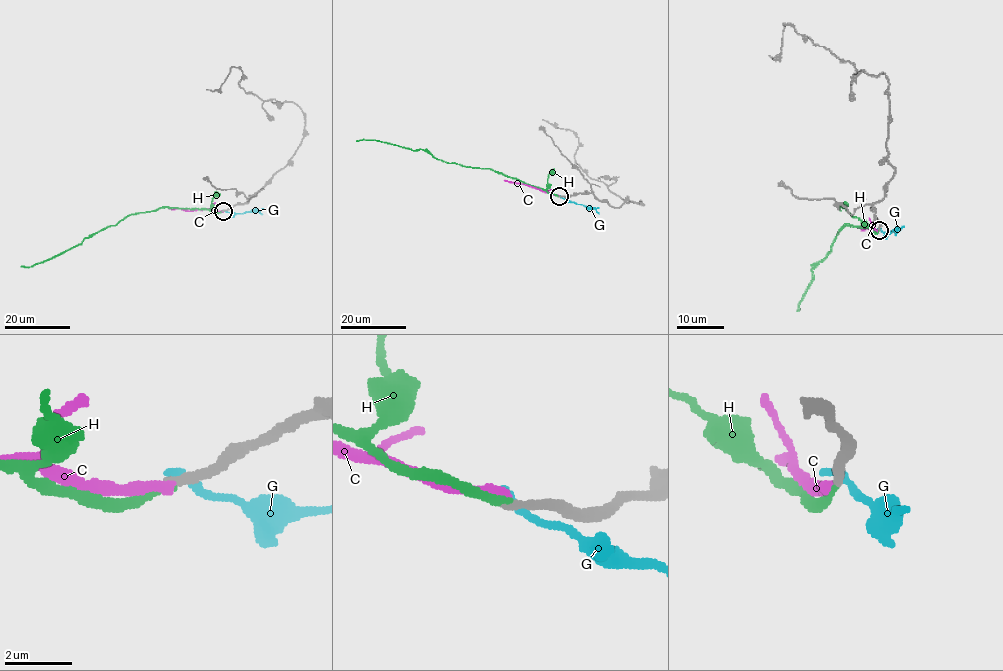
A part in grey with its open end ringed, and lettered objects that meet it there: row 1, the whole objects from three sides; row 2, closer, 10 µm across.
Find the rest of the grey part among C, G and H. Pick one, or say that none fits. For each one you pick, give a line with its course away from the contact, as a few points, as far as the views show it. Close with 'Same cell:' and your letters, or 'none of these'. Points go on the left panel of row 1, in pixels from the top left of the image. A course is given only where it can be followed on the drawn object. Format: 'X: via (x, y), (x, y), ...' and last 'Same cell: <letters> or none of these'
H: via (223, 211), (162, 207), (135, 213), (50, 258), (30, 267), (20, 267)
Same cell: H

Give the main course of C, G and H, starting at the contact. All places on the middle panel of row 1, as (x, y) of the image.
C: (559, 196), (504, 180)
G: (561, 196), (593, 207), (599, 214)
H: (559, 196), (489, 169), (447, 163), (421, 149), (366, 139), (356, 141)

